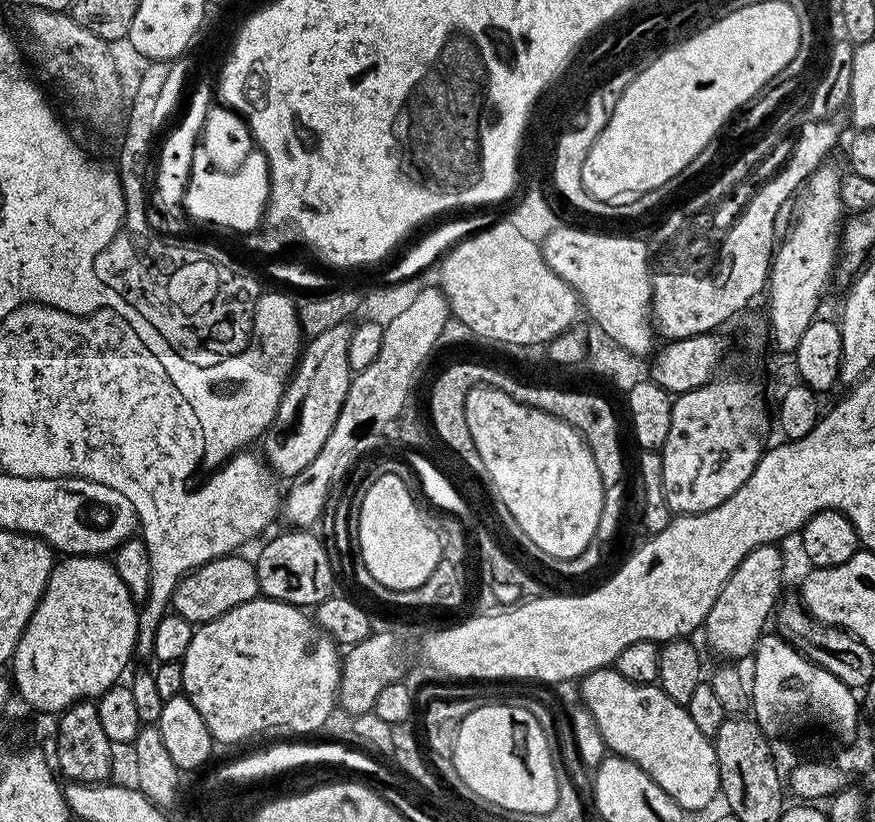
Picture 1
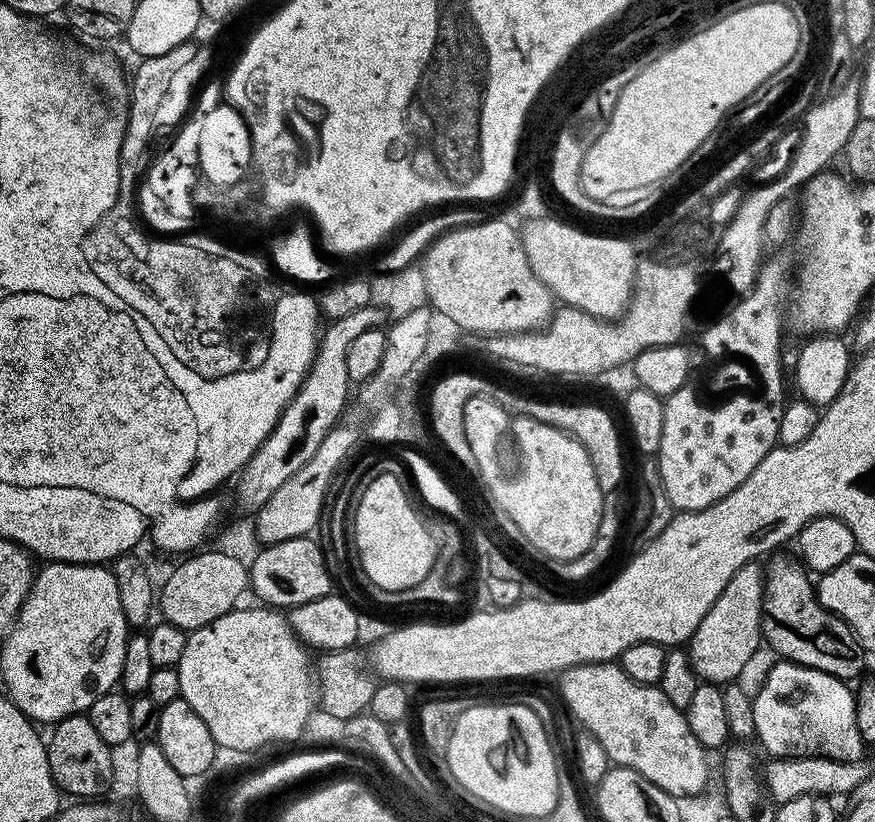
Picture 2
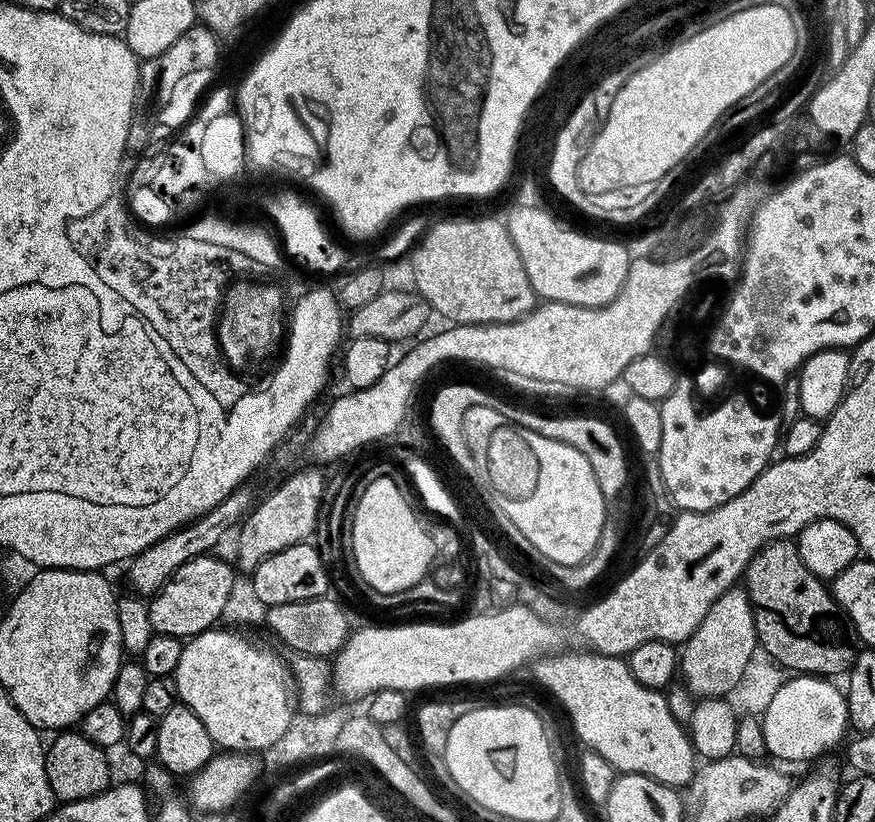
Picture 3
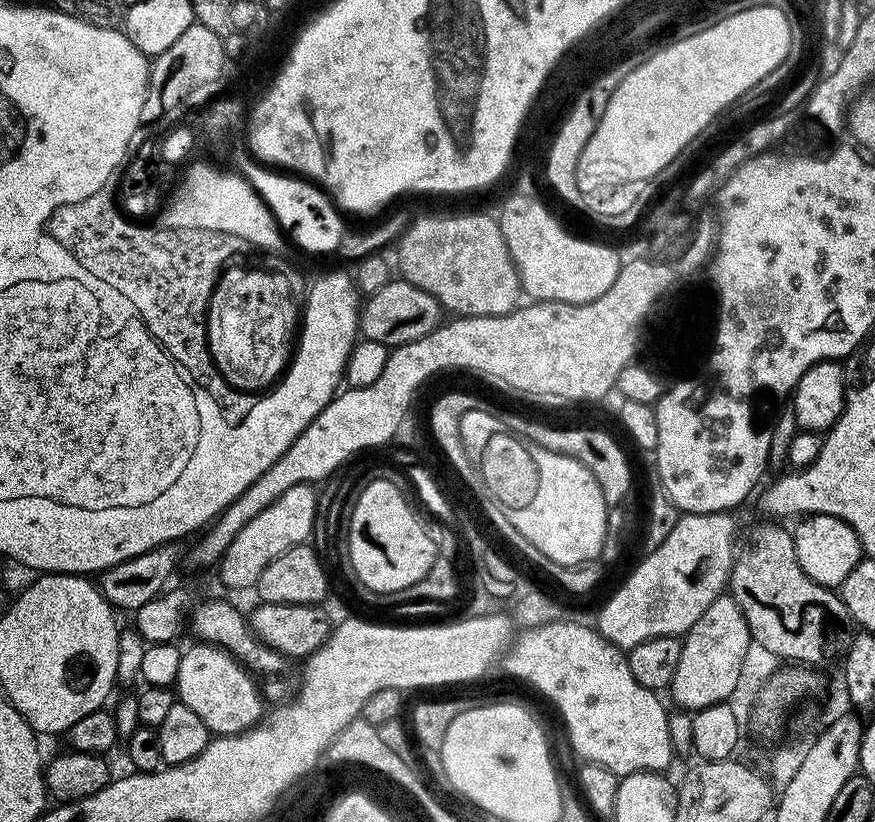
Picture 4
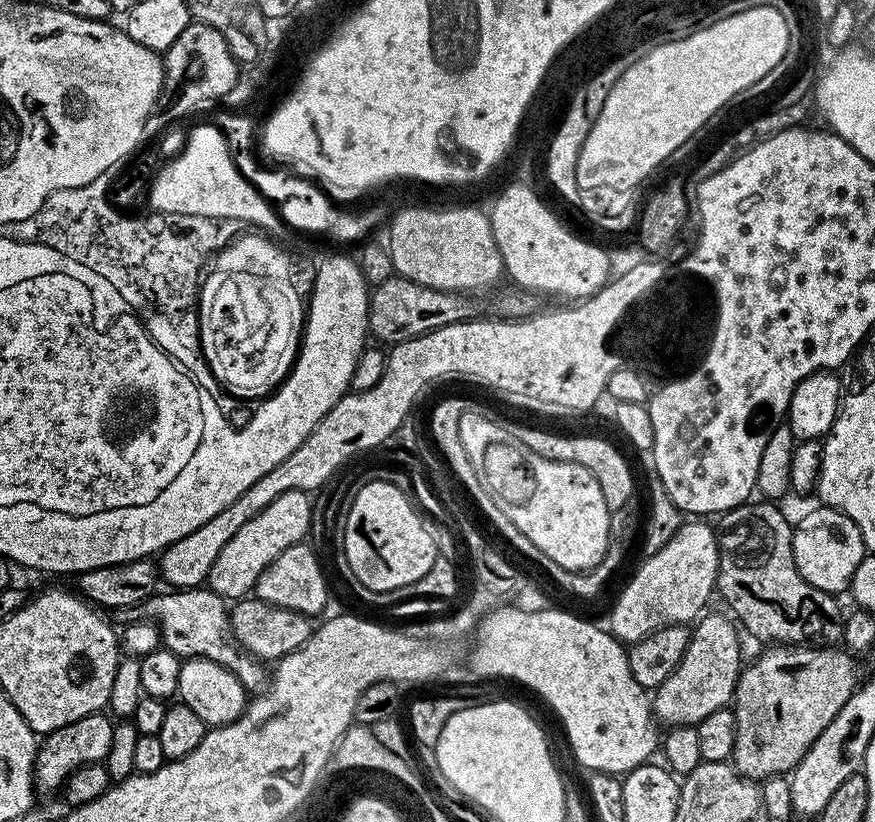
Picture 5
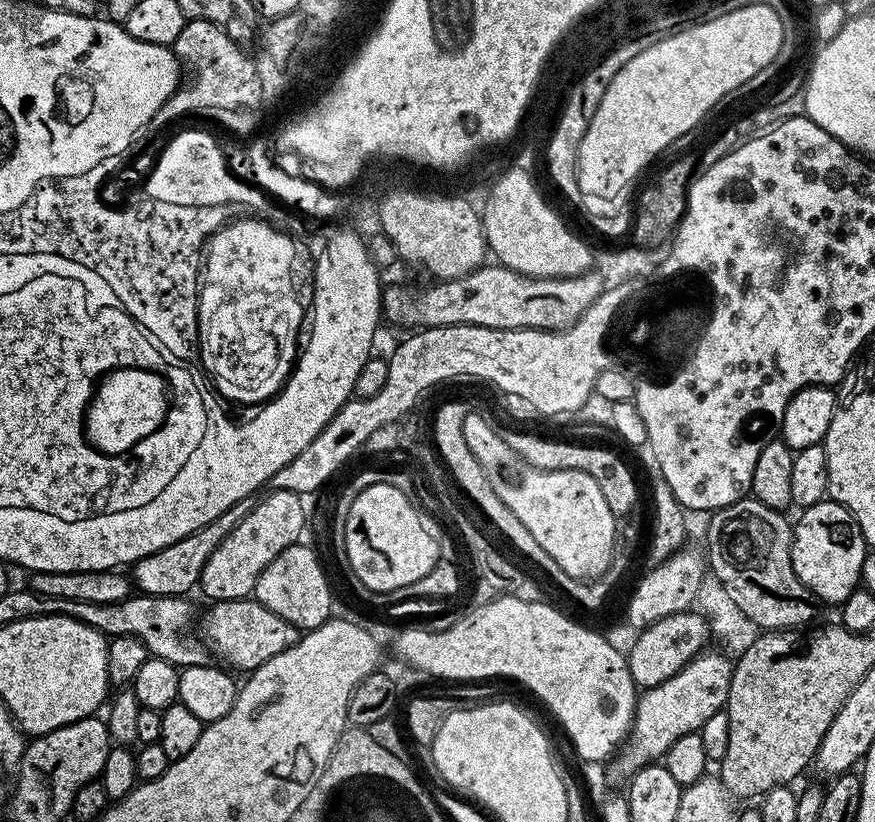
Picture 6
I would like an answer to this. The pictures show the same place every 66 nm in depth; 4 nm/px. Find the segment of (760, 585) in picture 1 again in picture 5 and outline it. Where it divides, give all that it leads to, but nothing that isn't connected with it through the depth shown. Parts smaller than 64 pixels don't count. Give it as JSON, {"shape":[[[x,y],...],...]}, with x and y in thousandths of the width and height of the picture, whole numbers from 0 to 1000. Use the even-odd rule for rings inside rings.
{"shape":[[[813,745],[794,755],[795,765],[790,765],[786,785],[775,810],[763,821],[761,830],[747,838],[743,852],[745,865],[751,877],[760,876],[760,882],[800,881],[807,869],[833,860],[841,844],[841,831],[848,816],[848,774],[831,748],[827,751],[823,745]]]}

